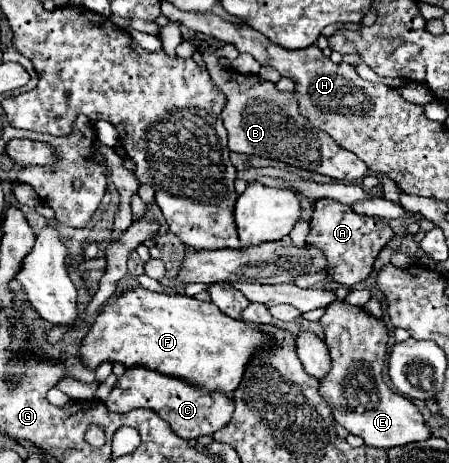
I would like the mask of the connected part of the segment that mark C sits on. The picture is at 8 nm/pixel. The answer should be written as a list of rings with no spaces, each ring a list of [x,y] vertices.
[[[129,368],[113,386],[111,394],[105,400],[109,412],[125,414],[135,408],[149,408],[157,412],[165,422],[169,422],[171,430],[185,440],[199,438],[203,434],[213,434],[225,426],[225,422],[233,416],[233,400],[223,398],[223,394],[203,394],[195,390],[195,386],[187,386],[179,382],[179,378],[167,378],[163,374],[155,374],[153,370]]]

